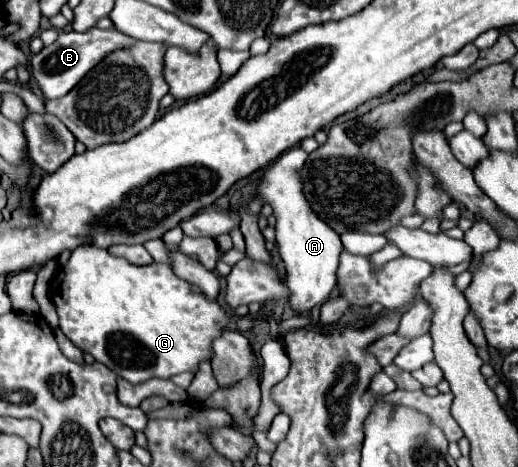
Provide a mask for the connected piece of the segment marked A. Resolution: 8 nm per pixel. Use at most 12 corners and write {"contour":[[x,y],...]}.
{"contour":[[307,152],[267,168],[259,206],[277,216],[289,306],[311,312],[337,286],[339,234],[319,220],[297,170]]}

